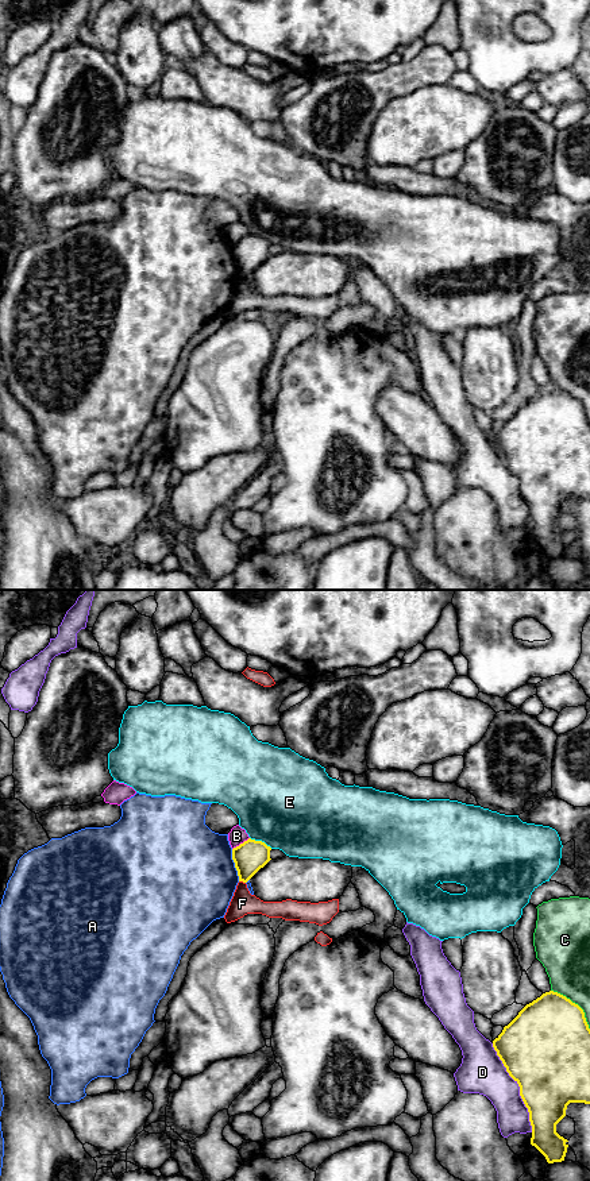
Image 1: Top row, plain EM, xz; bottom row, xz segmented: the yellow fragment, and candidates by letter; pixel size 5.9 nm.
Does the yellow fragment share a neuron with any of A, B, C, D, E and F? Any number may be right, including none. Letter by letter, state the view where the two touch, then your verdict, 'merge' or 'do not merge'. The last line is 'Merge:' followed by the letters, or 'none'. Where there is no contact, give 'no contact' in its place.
A: xz | do not merge
B: xz | do not merge
C: xz | do not merge
D: xz | do not merge
E: xz | do not merge
F: xz | do not merge
Merge: none

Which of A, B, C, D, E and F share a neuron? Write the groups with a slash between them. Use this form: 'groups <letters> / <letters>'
groups A / B / C / D / E / F

